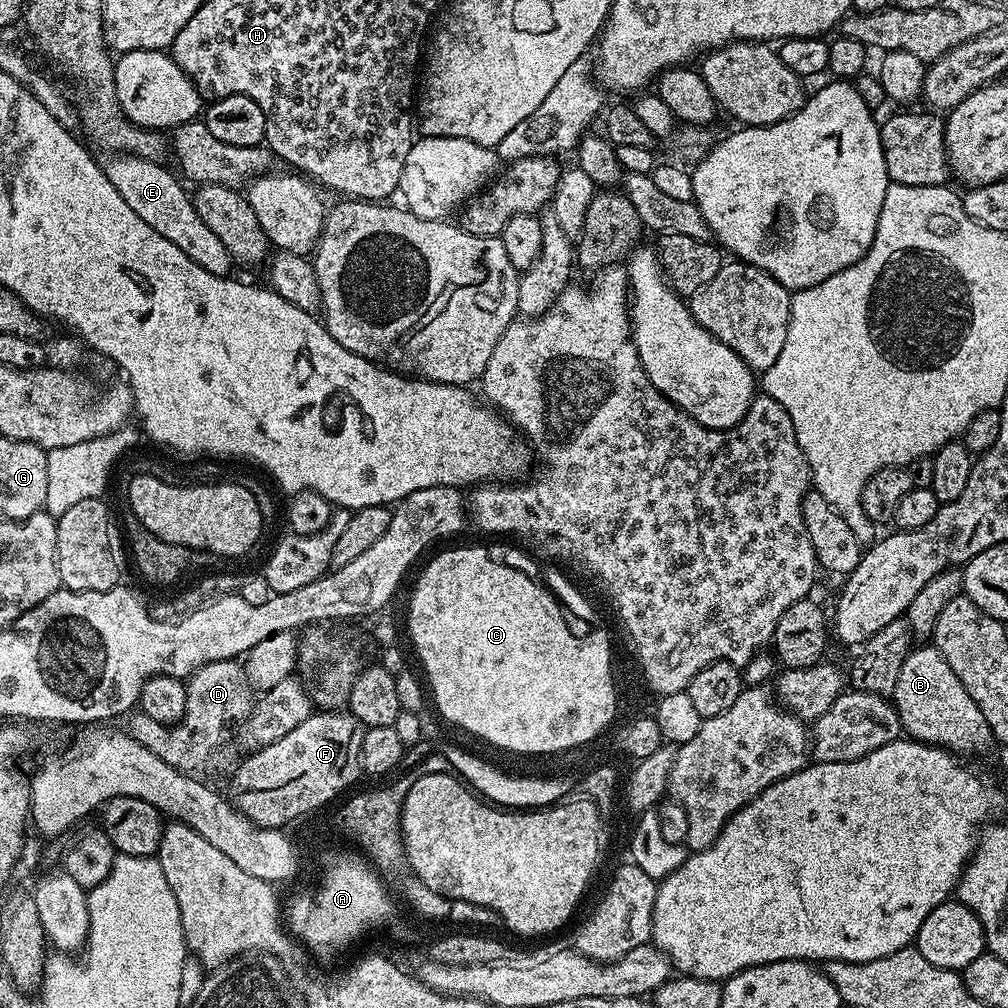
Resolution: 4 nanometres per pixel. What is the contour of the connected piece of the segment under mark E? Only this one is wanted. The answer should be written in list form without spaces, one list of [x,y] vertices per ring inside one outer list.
[[[113,153],[104,159],[100,165],[106,178],[142,222],[158,231],[160,237],[173,242],[191,261],[197,262],[204,270],[210,270],[210,274],[228,276],[231,273],[234,268],[232,256],[199,217],[189,191],[184,190],[185,185],[174,172],[172,174],[159,161],[144,159],[135,153]]]

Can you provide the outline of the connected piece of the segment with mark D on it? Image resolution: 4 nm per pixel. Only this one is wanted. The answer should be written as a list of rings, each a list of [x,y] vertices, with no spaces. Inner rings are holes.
[[[218,660],[204,664],[187,677],[186,710],[179,724],[154,722],[146,713],[136,710],[127,717],[126,732],[150,754],[158,754],[162,762],[180,772],[204,774],[232,736],[232,727],[248,717],[254,703],[254,692],[243,667],[236,660]],[[253,695],[253,696],[252,696]]]

